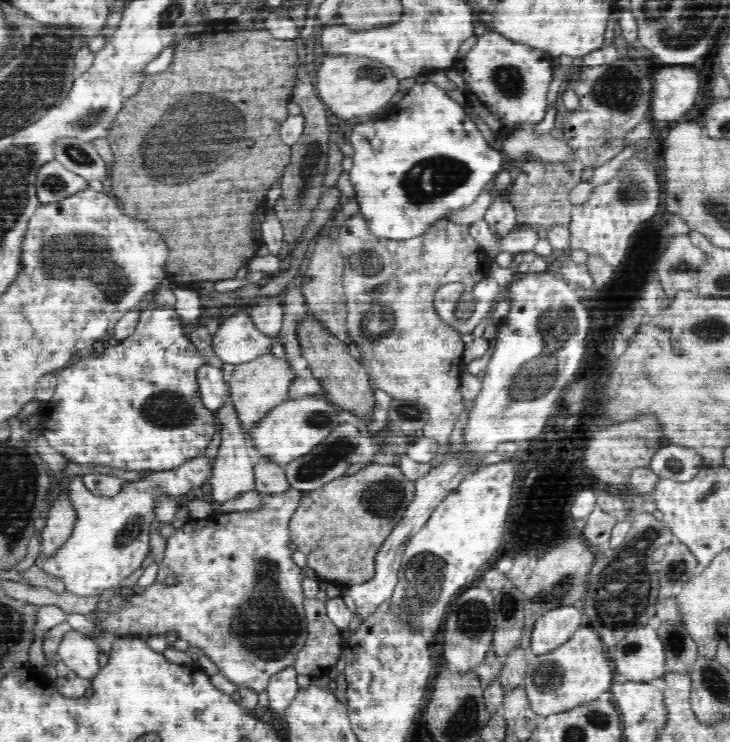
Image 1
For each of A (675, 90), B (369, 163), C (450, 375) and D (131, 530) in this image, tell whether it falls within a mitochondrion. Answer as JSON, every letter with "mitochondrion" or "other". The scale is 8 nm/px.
{"A":"other","B":"other","C":"other","D":"mitochondrion"}

